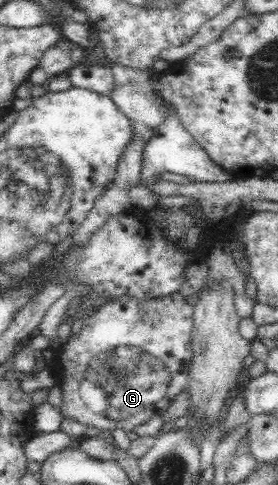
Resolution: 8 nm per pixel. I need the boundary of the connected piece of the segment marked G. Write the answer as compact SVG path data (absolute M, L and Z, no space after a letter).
M173 291L173 293L169 293L169 295L151 297L151 299L137 299L135 295L123 293L123 295L119 295L119 297L113 300L107 299L101 301L100 304L96 305L96 309L91 310L91 313L79 324L81 324L79 333L71 333L66 342L57 345L55 347L55 356L53 356L55 360L53 368L56 375L56 386L61 389L61 406L59 413L63 418L73 419L86 428L96 428L97 430L108 430L110 432L120 429L127 433L135 431L135 429L143 425L142 423L145 423L148 419L165 414L165 411L170 407L175 397L186 389L192 363L191 339L193 305L187 304L185 297L180 292Z

